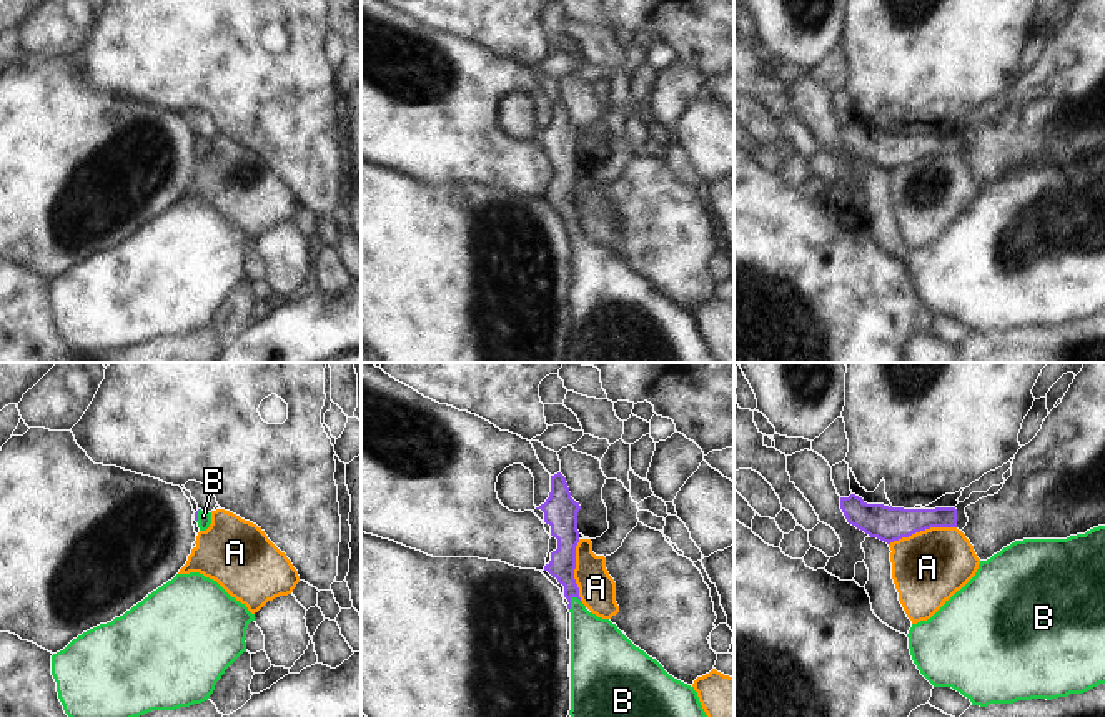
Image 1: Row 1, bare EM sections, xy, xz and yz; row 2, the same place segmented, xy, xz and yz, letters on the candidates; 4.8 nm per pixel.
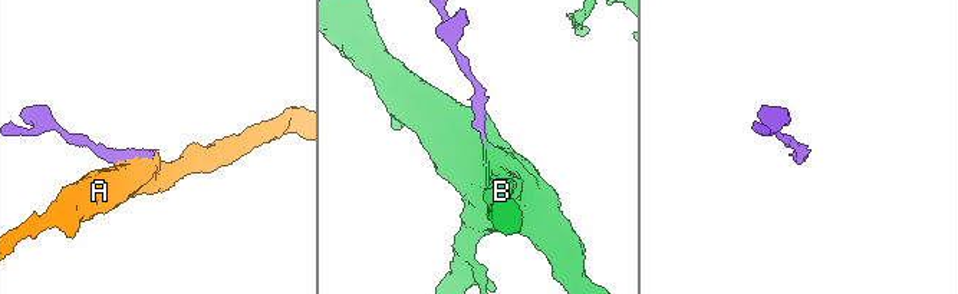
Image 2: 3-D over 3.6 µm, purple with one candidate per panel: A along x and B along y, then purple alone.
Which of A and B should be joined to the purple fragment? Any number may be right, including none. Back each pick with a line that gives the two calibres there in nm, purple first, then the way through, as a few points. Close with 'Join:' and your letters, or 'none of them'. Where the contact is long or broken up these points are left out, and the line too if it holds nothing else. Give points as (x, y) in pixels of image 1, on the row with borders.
B: calibres 130 and 260 nm; way xz (561, 566), (569, 583), (569, 603), (598, 646)
Join: B

